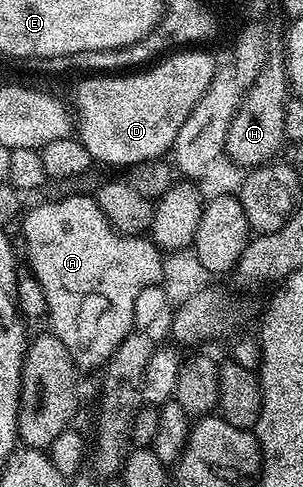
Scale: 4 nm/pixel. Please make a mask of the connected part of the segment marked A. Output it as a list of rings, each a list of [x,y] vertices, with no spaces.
[[[66,196],[51,204],[42,204],[30,213],[25,213],[21,221],[22,232],[26,235],[26,252],[34,267],[34,276],[46,295],[46,308],[50,311],[53,335],[68,346],[79,369],[101,369],[110,363],[114,352],[124,342],[127,335],[135,330],[134,312],[139,311],[137,298],[146,287],[163,283],[163,253],[153,239],[145,235],[126,236],[110,224],[102,213],[97,199],[90,196]]]

